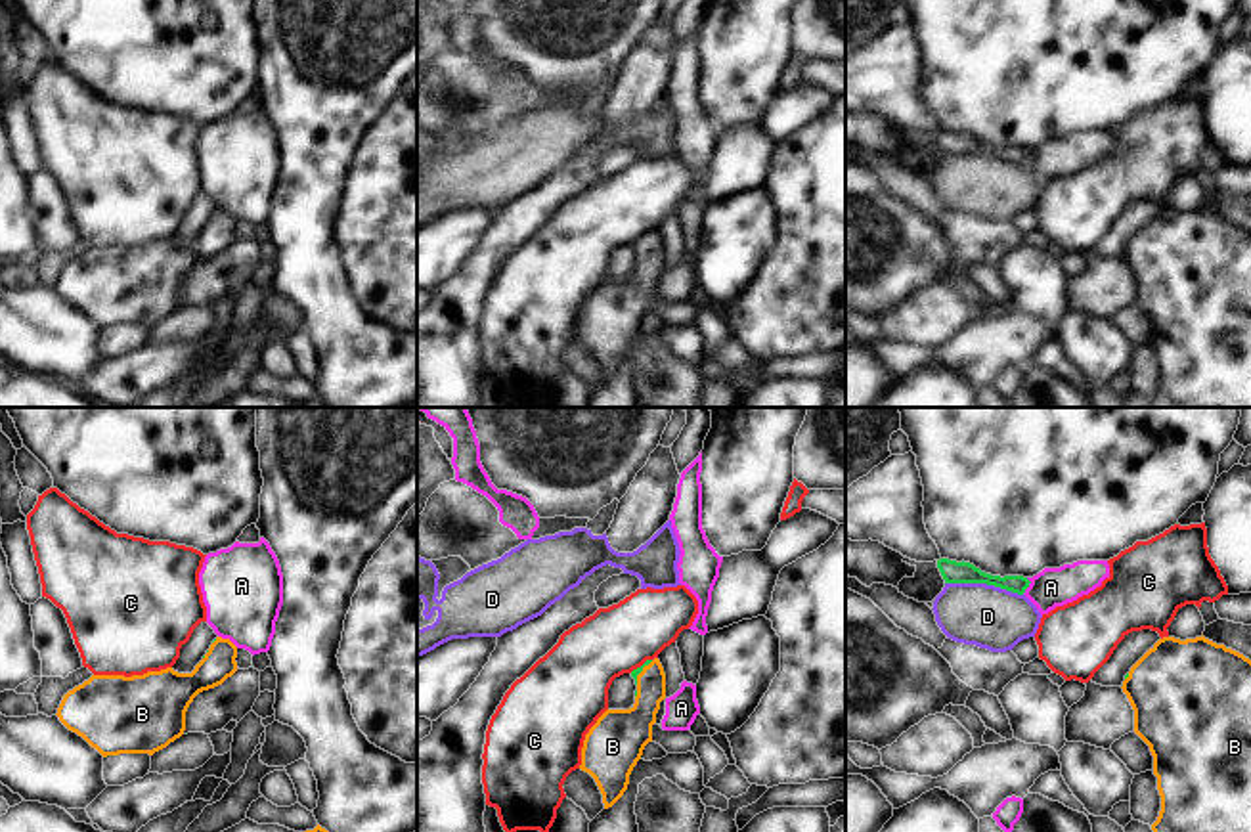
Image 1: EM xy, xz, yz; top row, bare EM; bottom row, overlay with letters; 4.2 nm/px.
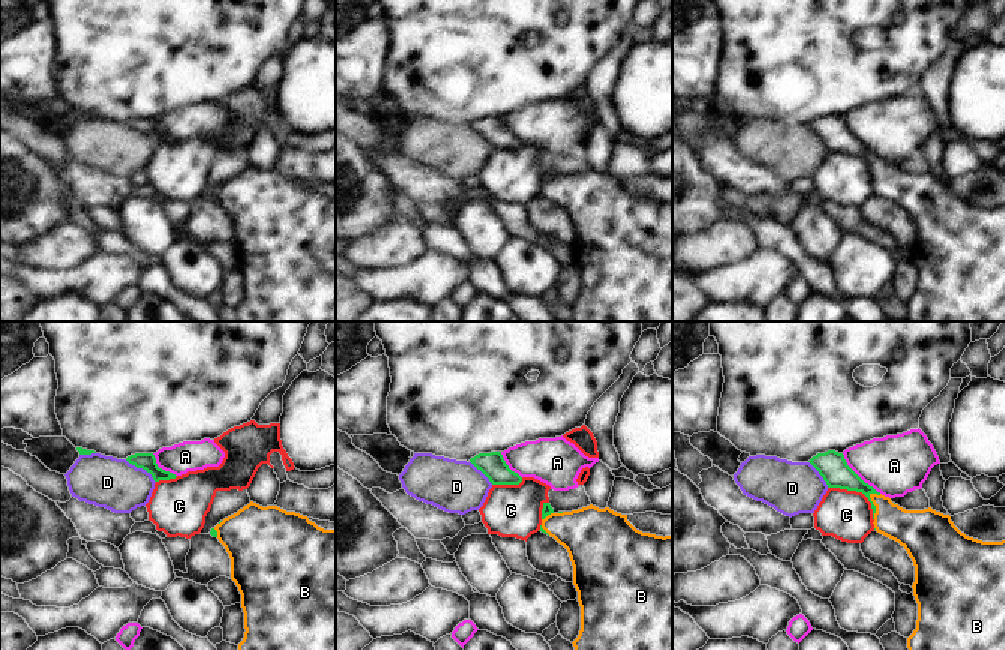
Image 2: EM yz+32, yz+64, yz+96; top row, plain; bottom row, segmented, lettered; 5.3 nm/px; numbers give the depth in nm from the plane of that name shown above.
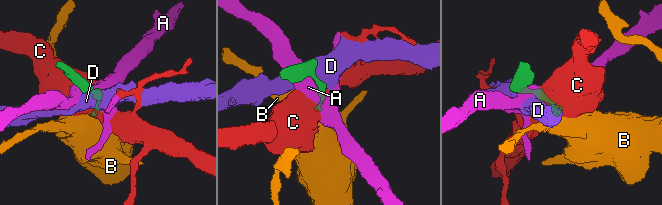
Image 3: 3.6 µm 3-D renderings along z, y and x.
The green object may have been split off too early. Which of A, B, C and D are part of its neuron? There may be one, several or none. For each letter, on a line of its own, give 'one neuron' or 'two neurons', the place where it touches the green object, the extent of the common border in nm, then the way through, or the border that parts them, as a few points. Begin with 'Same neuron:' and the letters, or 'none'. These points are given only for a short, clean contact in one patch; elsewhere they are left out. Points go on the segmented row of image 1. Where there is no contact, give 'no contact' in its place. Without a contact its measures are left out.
Same neuron: B
A: two neurons; contact yz (1028, 586); length 80 nm
B: one neuron; contact xz (641, 670); length 130 nm; way xz (636, 672), (641, 670), (645, 710), (632, 727)
C: two neurons; contact xz (641, 666); length 110 nm; border xz (651, 658), (630, 672)
D: two neurons; contact yz (984, 582); length 340 nm

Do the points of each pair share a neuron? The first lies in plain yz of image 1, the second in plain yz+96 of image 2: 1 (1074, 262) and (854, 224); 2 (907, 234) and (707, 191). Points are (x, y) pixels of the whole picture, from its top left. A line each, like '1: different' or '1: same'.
1: same
2: same

